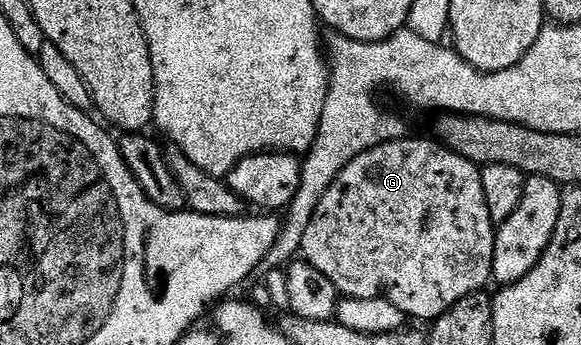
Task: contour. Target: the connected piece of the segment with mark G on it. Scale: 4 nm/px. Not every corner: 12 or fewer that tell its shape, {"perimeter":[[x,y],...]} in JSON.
{"perimeter":[[404,136],[321,196],[302,257],[440,318],[493,278],[480,167]]}

